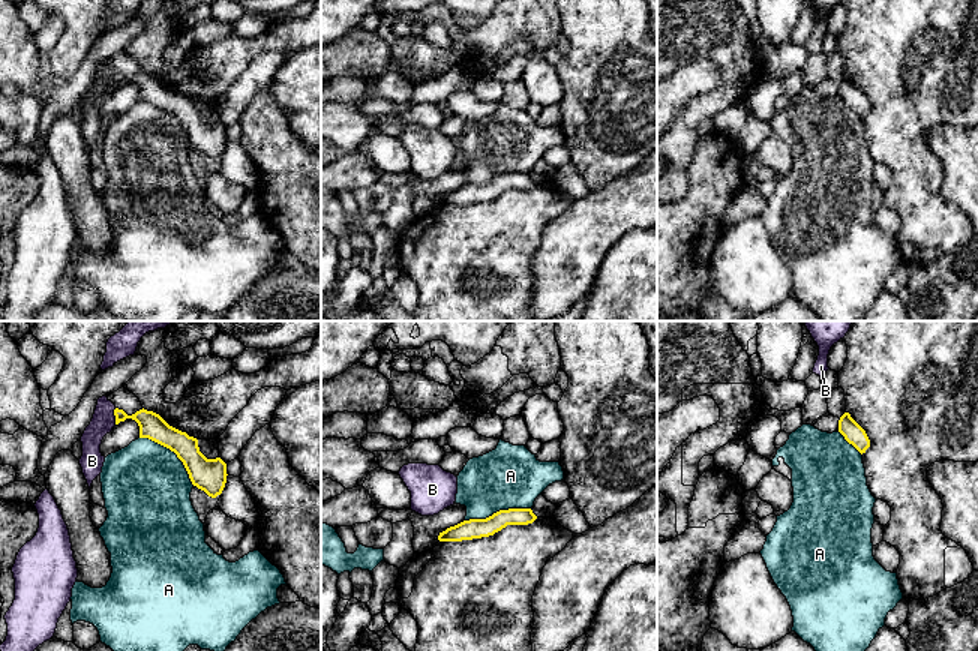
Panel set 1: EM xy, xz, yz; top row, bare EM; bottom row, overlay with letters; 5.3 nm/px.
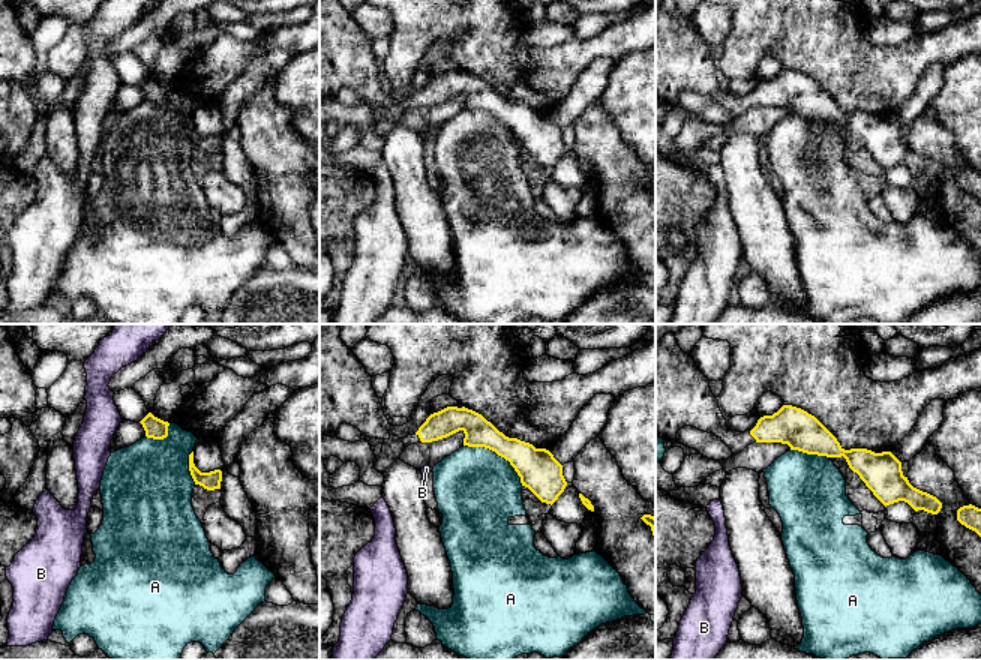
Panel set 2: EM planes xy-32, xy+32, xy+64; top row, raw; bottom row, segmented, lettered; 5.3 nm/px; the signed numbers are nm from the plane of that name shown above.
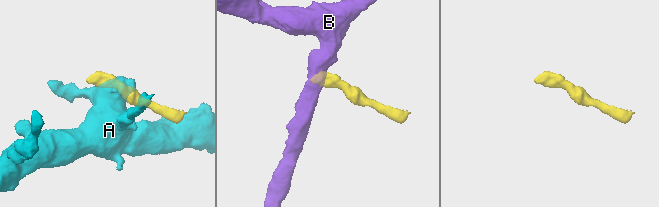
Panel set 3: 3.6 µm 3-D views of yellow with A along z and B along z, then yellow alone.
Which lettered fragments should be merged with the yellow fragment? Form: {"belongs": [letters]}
{"belongs": []}

